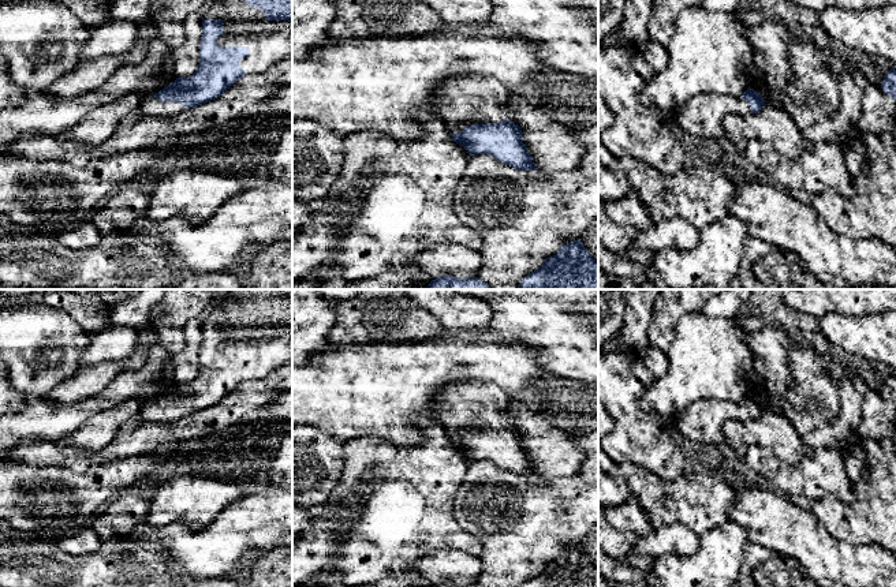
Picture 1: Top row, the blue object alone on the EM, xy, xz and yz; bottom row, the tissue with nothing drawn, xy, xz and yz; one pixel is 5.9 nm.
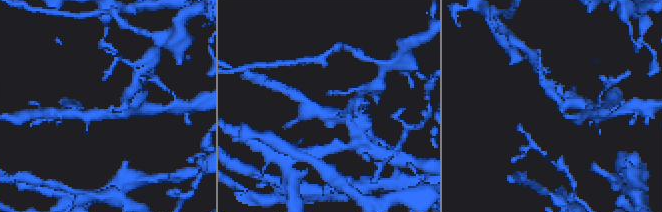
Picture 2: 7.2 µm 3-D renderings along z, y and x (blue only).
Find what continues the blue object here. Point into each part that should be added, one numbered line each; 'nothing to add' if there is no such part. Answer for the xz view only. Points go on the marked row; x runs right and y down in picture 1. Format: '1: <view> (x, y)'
1: xz (462, 101)

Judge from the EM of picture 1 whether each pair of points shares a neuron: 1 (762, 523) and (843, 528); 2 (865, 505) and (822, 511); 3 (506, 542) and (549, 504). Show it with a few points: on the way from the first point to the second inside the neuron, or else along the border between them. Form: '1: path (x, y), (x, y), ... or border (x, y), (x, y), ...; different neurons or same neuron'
1: border (809, 509), (835, 537), (852, 543); different neurons
2: path (854, 511), (833, 511); same neuron
3: path (516, 537), (538, 515); same neuron

